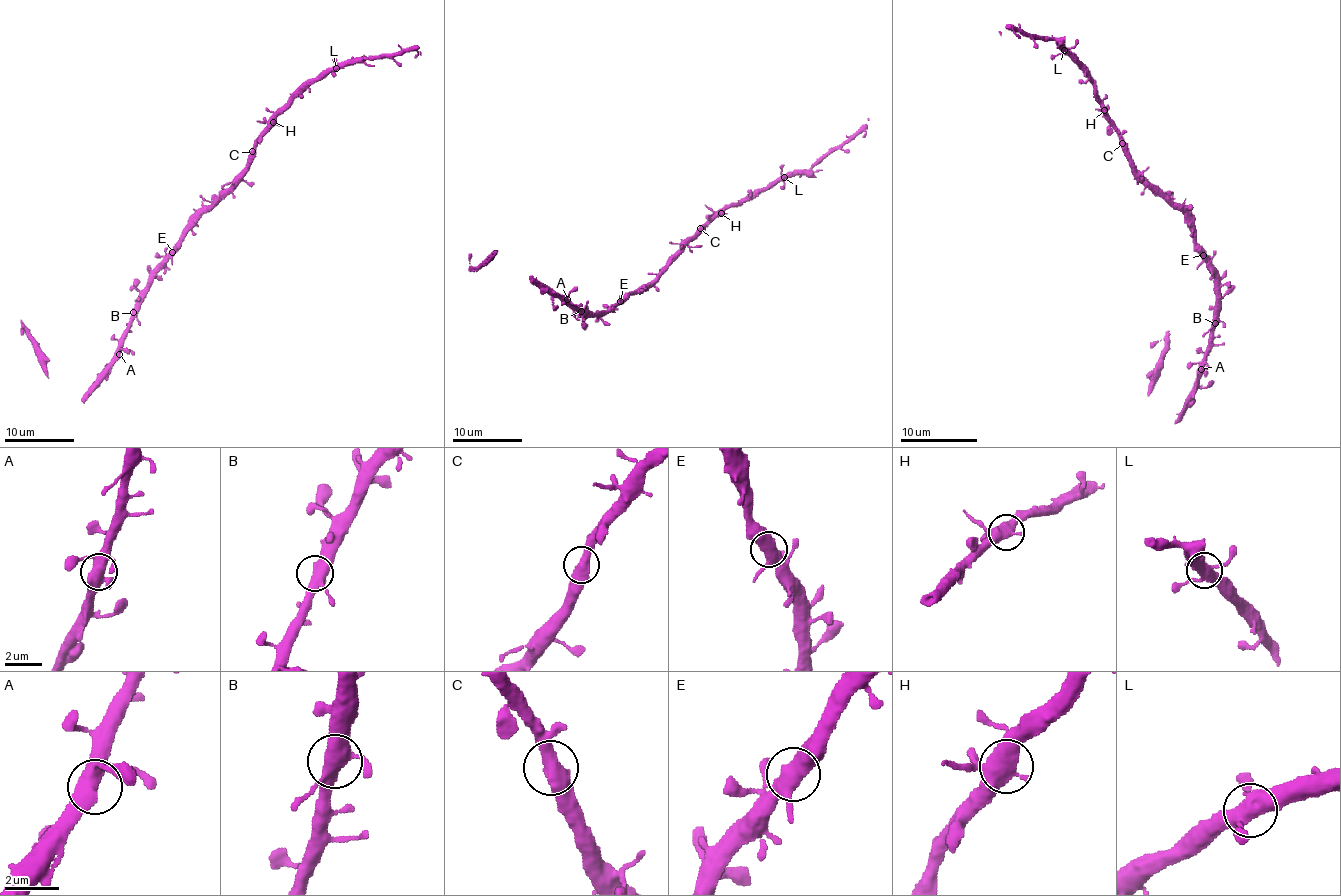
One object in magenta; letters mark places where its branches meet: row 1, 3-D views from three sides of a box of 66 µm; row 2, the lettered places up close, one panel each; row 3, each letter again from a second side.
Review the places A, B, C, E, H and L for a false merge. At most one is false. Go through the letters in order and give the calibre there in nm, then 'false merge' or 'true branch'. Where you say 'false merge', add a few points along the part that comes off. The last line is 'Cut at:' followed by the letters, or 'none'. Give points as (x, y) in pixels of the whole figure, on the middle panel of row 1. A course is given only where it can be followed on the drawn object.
A: calibre 480 nm; true branch
B: calibre 480 nm; true branch
C: calibre 550 nm; true branch
E: calibre 460 nm; true branch
H: calibre 480 nm; true branch
L: calibre 480 nm; true branch
Cut at: none

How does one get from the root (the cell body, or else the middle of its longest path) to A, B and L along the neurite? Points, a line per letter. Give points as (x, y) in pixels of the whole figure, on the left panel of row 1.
A: (197, 220), (186, 233), (181, 246), (155, 274), (119, 354)
B: (197, 220), (186, 233), (181, 246), (155, 274), (143, 302), (133, 312)
L: (197, 220), (242, 174), (261, 132), (311, 84), (335, 68)

